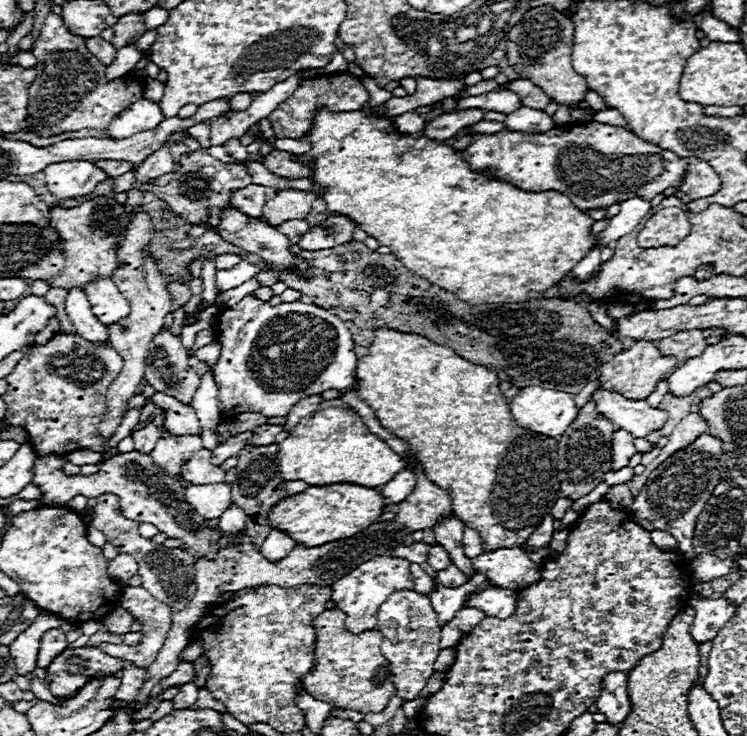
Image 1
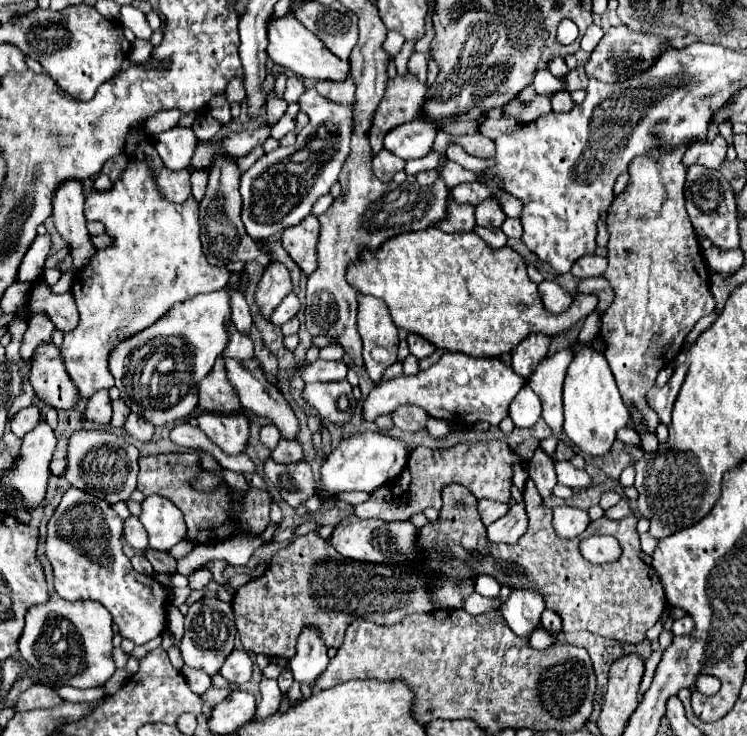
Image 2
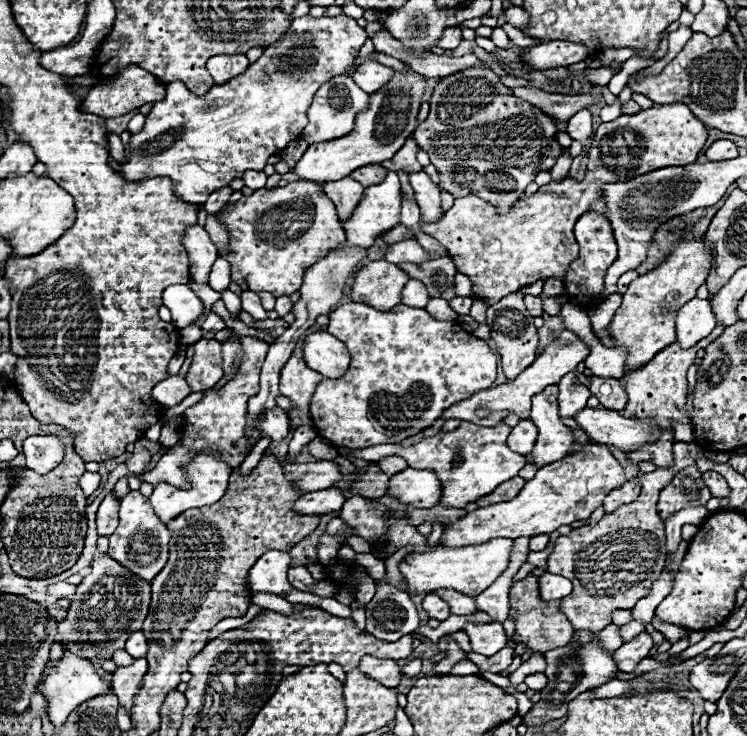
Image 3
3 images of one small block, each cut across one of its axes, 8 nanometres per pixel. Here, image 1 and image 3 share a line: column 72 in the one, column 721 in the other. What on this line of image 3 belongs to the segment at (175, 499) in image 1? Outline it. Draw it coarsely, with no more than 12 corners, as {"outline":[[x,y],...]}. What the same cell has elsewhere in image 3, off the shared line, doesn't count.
{"outline":[[708,470],[702,474],[704,484],[714,498],[730,494],[726,478]]}

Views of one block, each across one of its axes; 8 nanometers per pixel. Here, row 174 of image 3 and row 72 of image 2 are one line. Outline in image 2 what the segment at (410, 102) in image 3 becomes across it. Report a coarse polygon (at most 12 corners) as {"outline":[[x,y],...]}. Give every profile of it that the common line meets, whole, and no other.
{"outline":[[292,12],[268,20],[274,64],[314,80],[344,80],[336,58]]}

